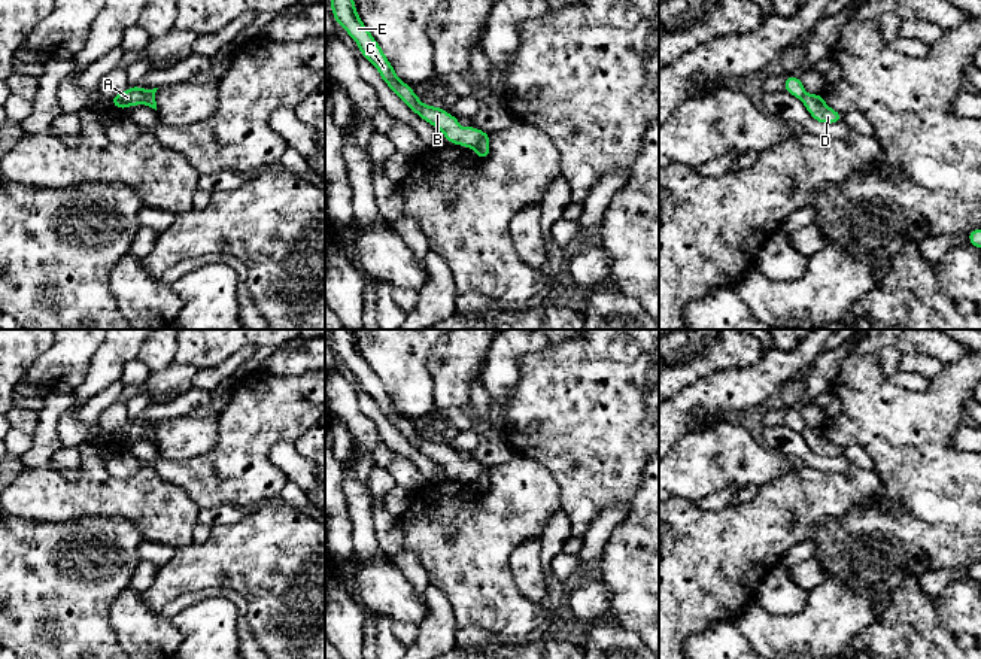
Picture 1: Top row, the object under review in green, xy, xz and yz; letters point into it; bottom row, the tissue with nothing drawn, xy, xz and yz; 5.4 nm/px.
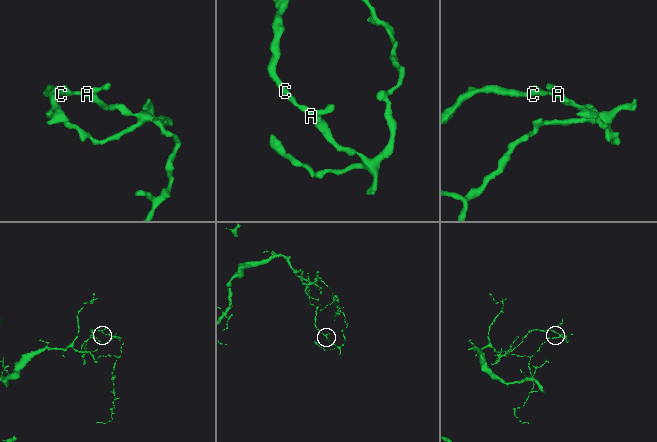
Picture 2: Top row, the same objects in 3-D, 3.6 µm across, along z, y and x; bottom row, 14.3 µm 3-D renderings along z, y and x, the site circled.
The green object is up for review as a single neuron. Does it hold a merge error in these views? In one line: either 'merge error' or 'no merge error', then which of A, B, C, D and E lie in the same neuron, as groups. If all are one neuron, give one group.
merge error; groups A B C E / D

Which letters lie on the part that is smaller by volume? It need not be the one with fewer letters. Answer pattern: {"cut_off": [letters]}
{"cut_off": ["A", "B", "C", "E"]}

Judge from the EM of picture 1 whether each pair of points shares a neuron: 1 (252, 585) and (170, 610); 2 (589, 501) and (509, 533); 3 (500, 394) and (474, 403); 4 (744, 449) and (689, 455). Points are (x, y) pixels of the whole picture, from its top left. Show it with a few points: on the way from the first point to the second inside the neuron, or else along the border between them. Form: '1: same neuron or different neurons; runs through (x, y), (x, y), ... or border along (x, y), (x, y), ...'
1: different neurons; border along (199, 589), (233, 588), (246, 601), (248, 622)
2: different neurons; border along (550, 474), (559, 488), (561, 507)
3: different neurons; border along (483, 363), (482, 385), (491, 397), (489, 419)
4: same neuron; runs through (731, 451), (716, 451), (710, 455), (702, 455)

